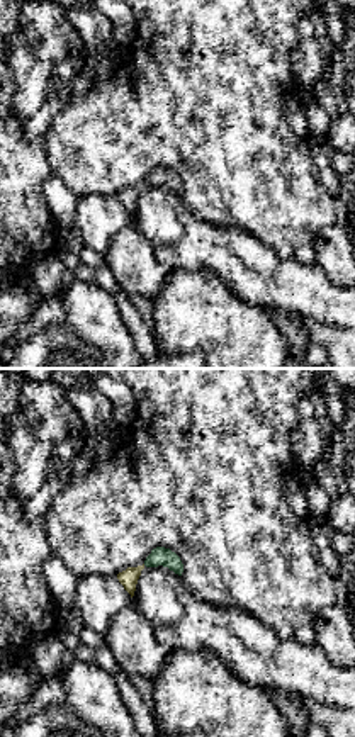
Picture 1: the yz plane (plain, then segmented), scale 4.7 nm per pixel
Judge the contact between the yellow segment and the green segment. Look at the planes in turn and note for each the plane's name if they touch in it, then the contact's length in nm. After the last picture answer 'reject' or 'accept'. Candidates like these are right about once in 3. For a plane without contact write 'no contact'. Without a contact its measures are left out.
no contact

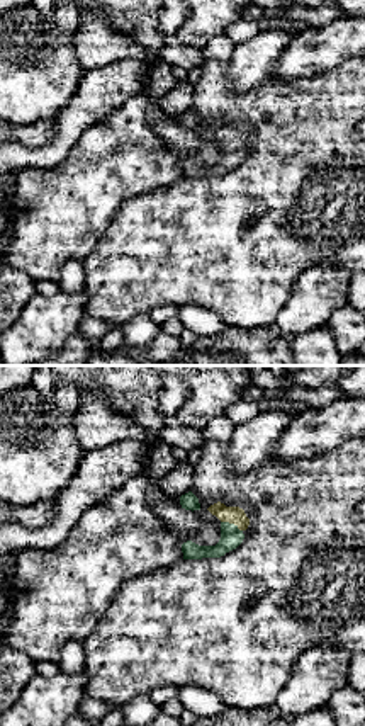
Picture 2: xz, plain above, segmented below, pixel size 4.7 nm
meets yellow in xz; contact 120 nm long

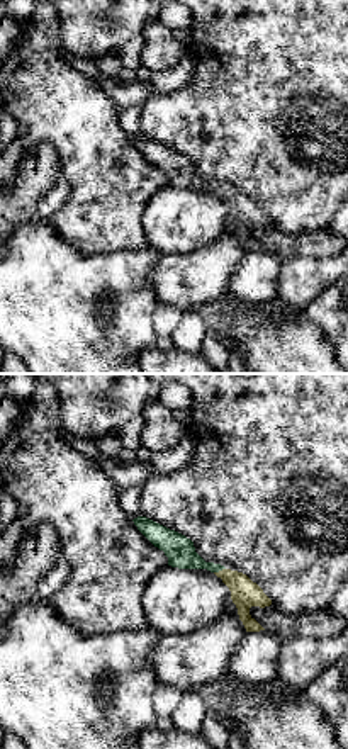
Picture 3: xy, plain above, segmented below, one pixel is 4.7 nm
meets yellow in xy; contact 60 nm long

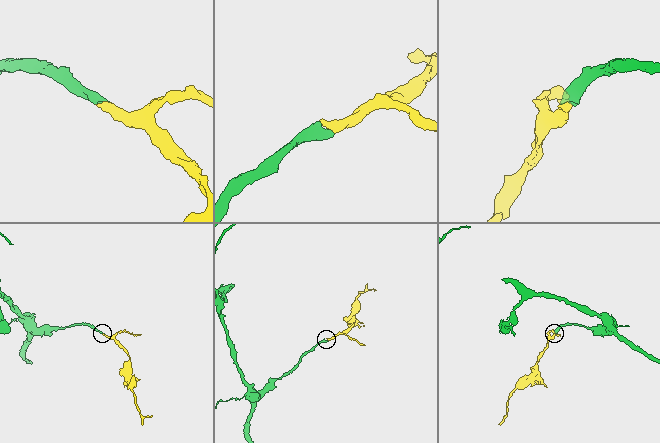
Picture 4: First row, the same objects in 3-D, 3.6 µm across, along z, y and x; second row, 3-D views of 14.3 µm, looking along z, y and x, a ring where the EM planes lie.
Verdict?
accept

